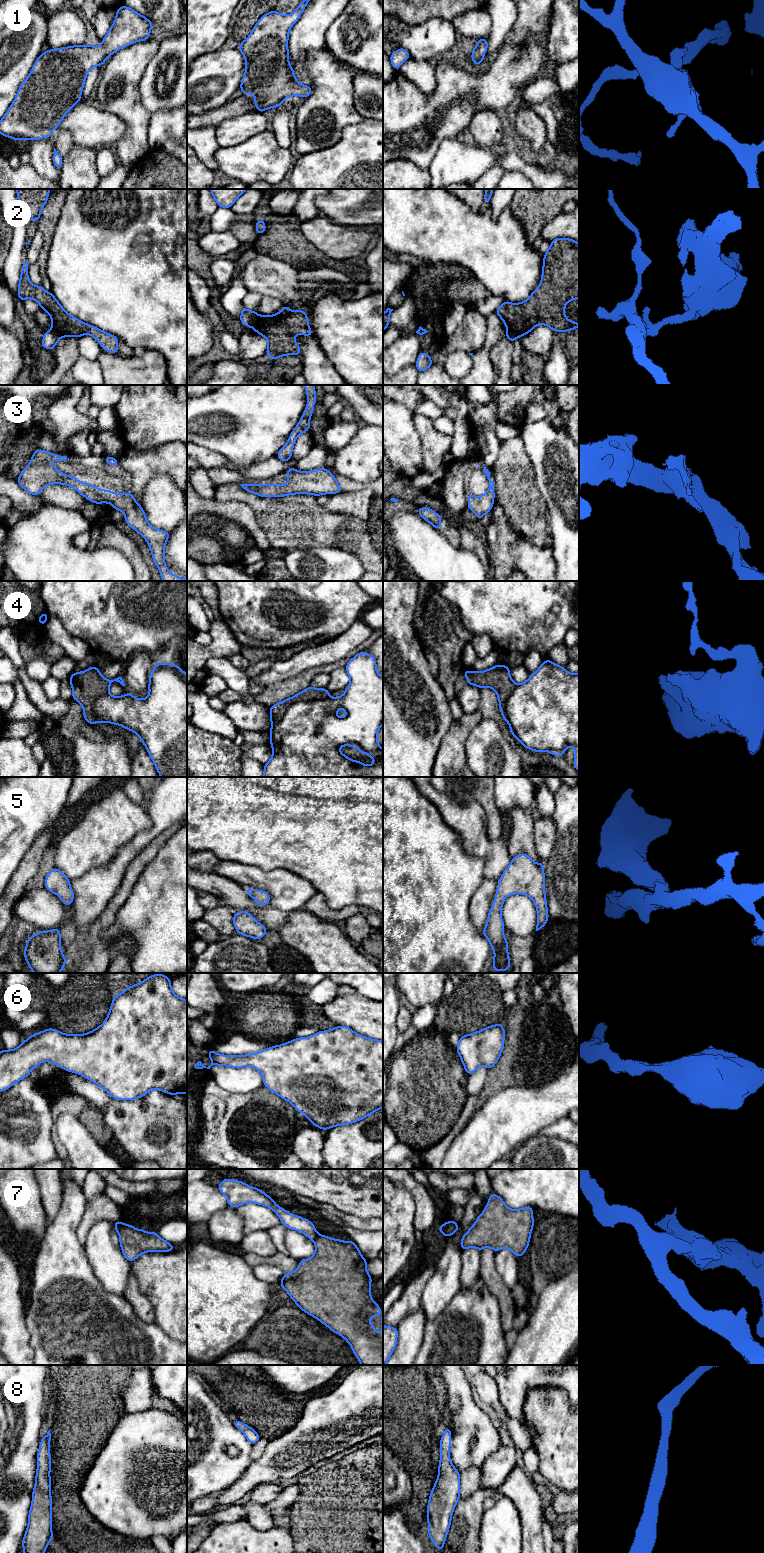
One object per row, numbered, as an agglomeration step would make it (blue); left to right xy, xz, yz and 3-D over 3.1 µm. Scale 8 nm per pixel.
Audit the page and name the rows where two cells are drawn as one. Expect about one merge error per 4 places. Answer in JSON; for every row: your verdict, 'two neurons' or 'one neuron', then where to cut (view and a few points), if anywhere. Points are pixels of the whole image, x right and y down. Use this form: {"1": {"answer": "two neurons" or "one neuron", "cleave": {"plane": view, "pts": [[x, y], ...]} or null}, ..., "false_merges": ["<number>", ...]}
{"1": {"answer": "one neuron", "cleave": null}, "2": {"answer": "two neurons", "cleave": {"plane": "xz", "pts": [[258, 315], [250, 326]]}}, "3": {"answer": "one neuron", "cleave": null}, "4": {"answer": "two neurons", "cleave": {"plane": "xz", "pts": [[329, 697], [294, 702], [283, 716], [272, 725]]}}, "5": {"answer": "one neuron", "cleave": null}, "6": {"answer": "one neuron", "cleave": null}, "7": {"answer": "two neurons", "cleave": {"plane": "xy", "pts": [[121, 1222], [120, 1228], [117, 1231]]}}, "8": {"answer": "one neuron", "cleave": null}, "false_merges": ["2", "4", "7"]}

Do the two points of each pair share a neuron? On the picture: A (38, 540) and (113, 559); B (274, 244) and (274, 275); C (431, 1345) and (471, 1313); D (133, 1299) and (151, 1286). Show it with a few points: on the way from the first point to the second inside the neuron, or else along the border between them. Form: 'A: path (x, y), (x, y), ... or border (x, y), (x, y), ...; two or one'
A: path (57, 559), (94, 559); one
B: border (259, 254), (282, 260), (294, 267); two
C: path (441, 1343), (461, 1323); one
D: border (131, 1272), (139, 1291), (151, 1304), (153, 1314); two

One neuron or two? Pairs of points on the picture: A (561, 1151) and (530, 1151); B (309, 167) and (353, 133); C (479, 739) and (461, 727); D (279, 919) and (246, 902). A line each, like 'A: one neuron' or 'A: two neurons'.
A: one neuron
B: one neuron
C: two neurons
D: one neuron

